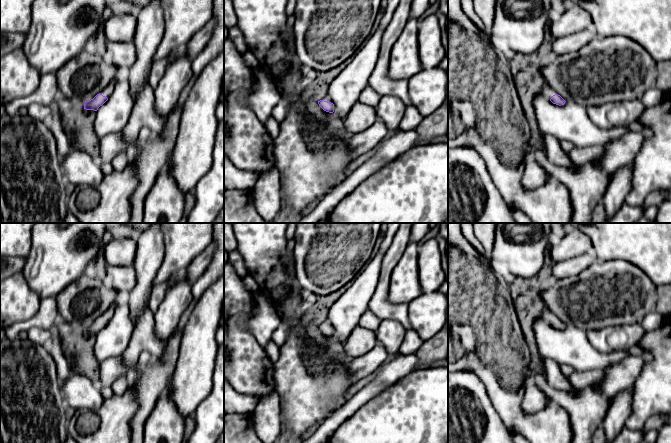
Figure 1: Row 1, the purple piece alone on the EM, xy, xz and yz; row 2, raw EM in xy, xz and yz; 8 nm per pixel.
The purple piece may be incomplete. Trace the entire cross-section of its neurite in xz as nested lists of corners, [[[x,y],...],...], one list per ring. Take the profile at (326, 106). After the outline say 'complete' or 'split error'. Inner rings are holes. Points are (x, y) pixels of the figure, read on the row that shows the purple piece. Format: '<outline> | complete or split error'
[[[326,95],[320,101],[318,101],[319,106],[326,112],[333,113],[334,112],[334,104],[331,98]]] | split error

